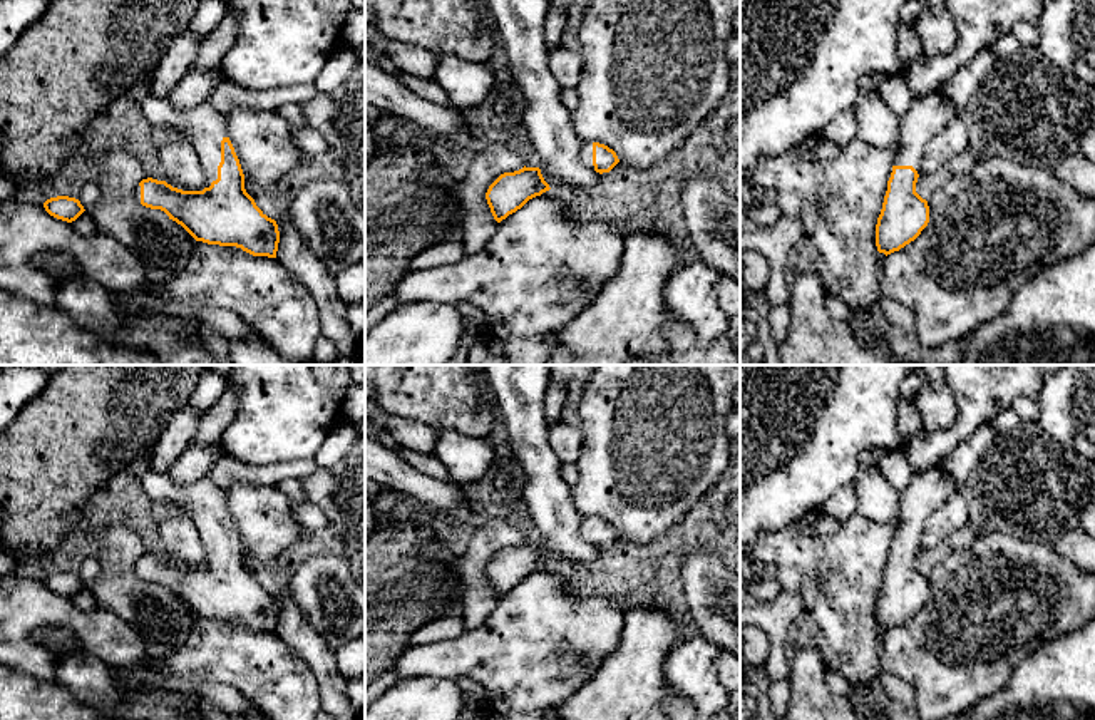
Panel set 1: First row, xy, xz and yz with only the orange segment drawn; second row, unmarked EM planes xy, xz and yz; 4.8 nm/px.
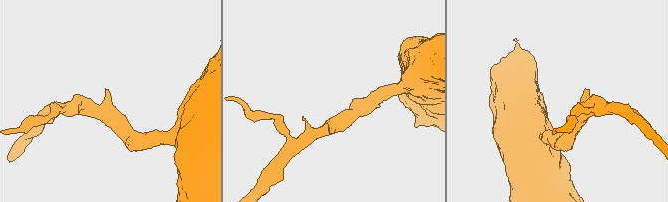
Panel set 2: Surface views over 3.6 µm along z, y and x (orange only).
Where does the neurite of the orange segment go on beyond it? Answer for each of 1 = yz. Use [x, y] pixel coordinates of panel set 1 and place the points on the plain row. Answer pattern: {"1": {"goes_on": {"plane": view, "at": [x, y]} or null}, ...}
{"1": {"goes_on": {"plane": "yz", "at": [928, 489]}}}

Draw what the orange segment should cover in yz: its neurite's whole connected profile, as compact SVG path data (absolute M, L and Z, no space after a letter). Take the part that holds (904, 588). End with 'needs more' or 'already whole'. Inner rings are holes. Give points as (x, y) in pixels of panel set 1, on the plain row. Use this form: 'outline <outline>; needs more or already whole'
outline M938 465L914 471L907 487L899 492L901 506L899 517L894 532L891 553L887 556L887 566L884 571L882 584L876 599L876 621L879 628L886 631L899 626L911 616L914 616L929 598L929 581L916 568L916 558L921 549L921 536L926 519L956 492L956 486L943 474Z; needs more

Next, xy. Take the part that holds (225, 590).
outline M147 471L142 487L152 502L186 506L206 546L203 566L142 554L141 579L164 586L196 616L236 621L253 631L276 633L280 606L244 564L244 549L229 516L226 491L208 476L179 484L169 472Z; needs more

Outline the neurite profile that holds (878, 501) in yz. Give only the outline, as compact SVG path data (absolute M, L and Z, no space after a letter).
M859 464L854 481L857 514L877 524L899 517L901 494L882 476L877 464Z

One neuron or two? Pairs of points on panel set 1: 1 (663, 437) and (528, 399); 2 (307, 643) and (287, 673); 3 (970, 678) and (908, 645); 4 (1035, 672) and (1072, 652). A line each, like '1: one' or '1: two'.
1: two
2: two
3: one
4: one

